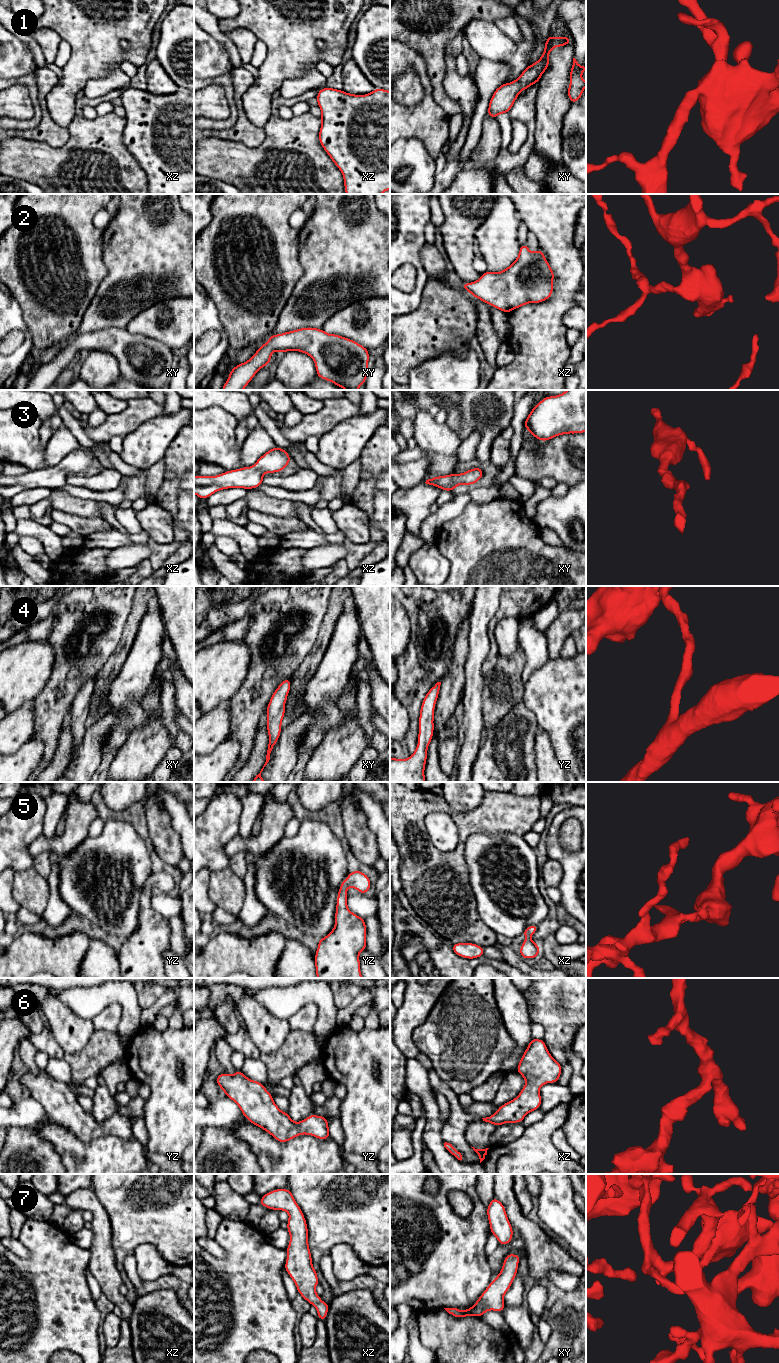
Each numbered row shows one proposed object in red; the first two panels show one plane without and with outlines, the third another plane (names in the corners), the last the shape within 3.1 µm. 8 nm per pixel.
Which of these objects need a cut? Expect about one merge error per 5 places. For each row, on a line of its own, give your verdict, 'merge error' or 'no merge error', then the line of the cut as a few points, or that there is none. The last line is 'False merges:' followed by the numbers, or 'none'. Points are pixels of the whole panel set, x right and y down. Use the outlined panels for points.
1: no merge error; cut none
2: no merge error; cut none
3: no merge error; cut none
4: no merge error; cut none
5: no merge error; cut none
6: no merge error; cut none
7: no merge error; cut none
False merges: none

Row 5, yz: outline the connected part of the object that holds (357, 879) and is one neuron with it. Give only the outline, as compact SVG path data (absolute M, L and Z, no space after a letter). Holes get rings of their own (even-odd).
M355 870L348 874L339 887L335 911L335 926L324 938L318 940L314 957L317 978L363 978L360 971L359 953L366 947L366 923L363 918L352 913L347 906L347 888L353 887L367 894L371 882L367 874Z

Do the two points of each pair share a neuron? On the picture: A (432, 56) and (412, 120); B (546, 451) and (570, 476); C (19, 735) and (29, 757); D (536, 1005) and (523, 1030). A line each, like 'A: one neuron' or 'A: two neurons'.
A: two neurons
B: one neuron
C: two neurons
D: two neurons

